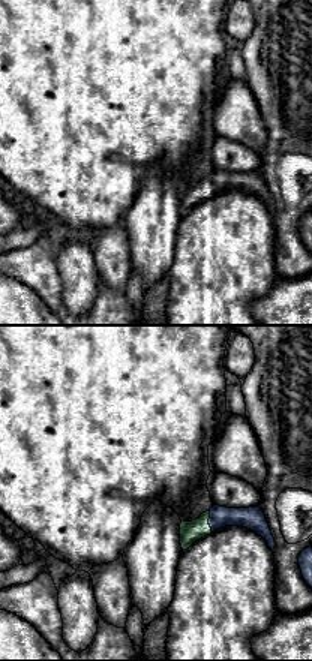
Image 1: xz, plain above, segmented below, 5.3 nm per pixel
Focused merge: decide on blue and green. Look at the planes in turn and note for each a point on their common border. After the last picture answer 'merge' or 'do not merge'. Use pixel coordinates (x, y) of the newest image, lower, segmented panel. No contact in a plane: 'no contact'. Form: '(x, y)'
(209, 522)

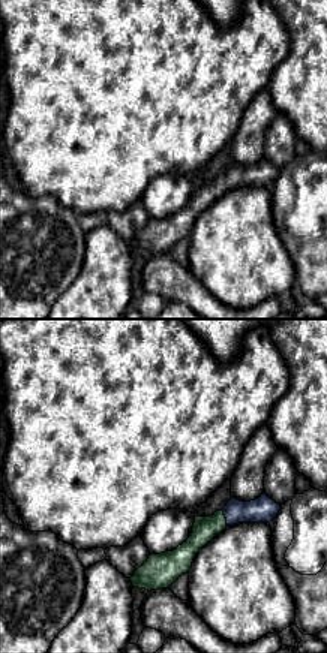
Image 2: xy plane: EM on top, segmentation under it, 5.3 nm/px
(225, 517)

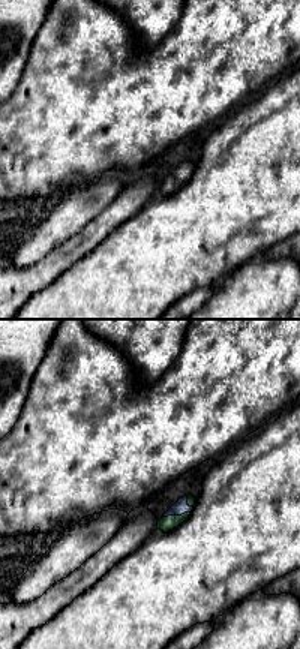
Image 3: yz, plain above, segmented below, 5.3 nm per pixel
(176, 514)

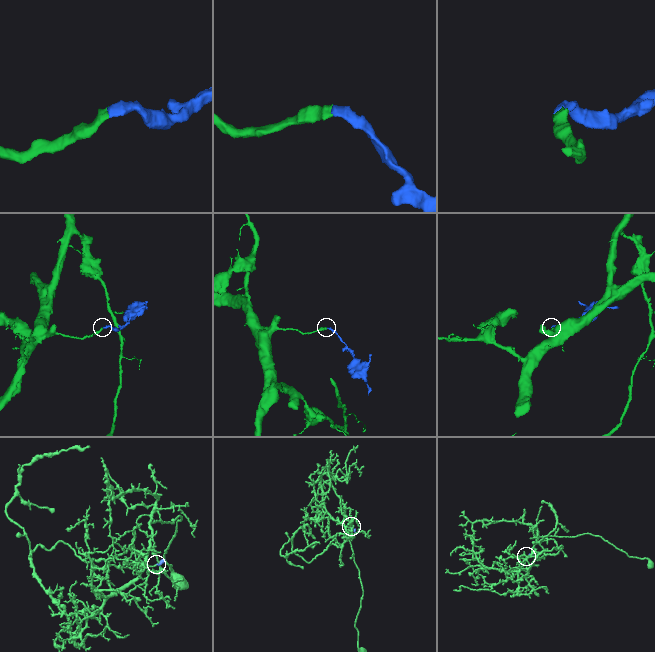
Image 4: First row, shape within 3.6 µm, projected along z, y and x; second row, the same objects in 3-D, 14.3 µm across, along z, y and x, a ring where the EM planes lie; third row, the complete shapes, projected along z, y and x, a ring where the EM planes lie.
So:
merge

